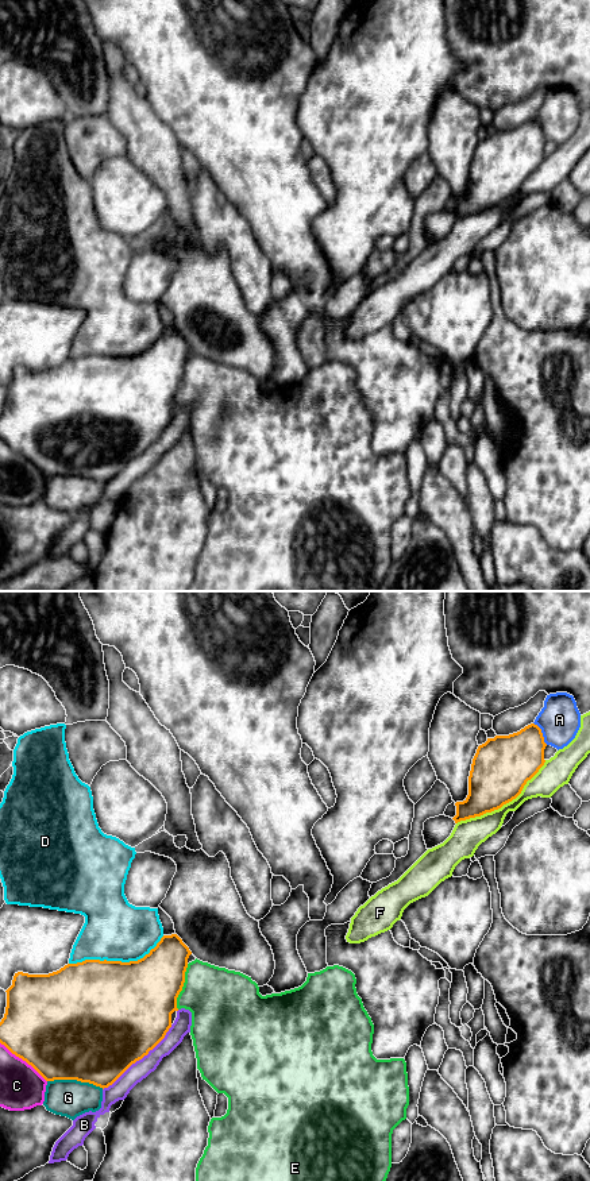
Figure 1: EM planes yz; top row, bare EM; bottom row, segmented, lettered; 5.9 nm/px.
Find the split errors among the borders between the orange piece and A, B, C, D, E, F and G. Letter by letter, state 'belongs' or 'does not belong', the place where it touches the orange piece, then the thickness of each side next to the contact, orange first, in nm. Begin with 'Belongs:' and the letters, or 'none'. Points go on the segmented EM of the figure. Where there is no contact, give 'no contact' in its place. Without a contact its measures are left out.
Belongs: none
A: does not belong; contact yz (542, 733); calibres 300 and 240 nm
B: does not belong; contact yz (139, 1058); calibres 500 and 110 nm
C: does not belong; contact yz (23, 1060); calibres 500 and 260 nm
D: does not belong; contact yz (116, 961); calibres 500 and 360 nm
E: does not belong; contact yz (182, 985); calibres 420 and 380 nm
F: does not belong; contact yz (504, 803); calibres 360 and 170 nm
G: does not belong; contact yz (76, 1079); calibres 500 and 220 nm

